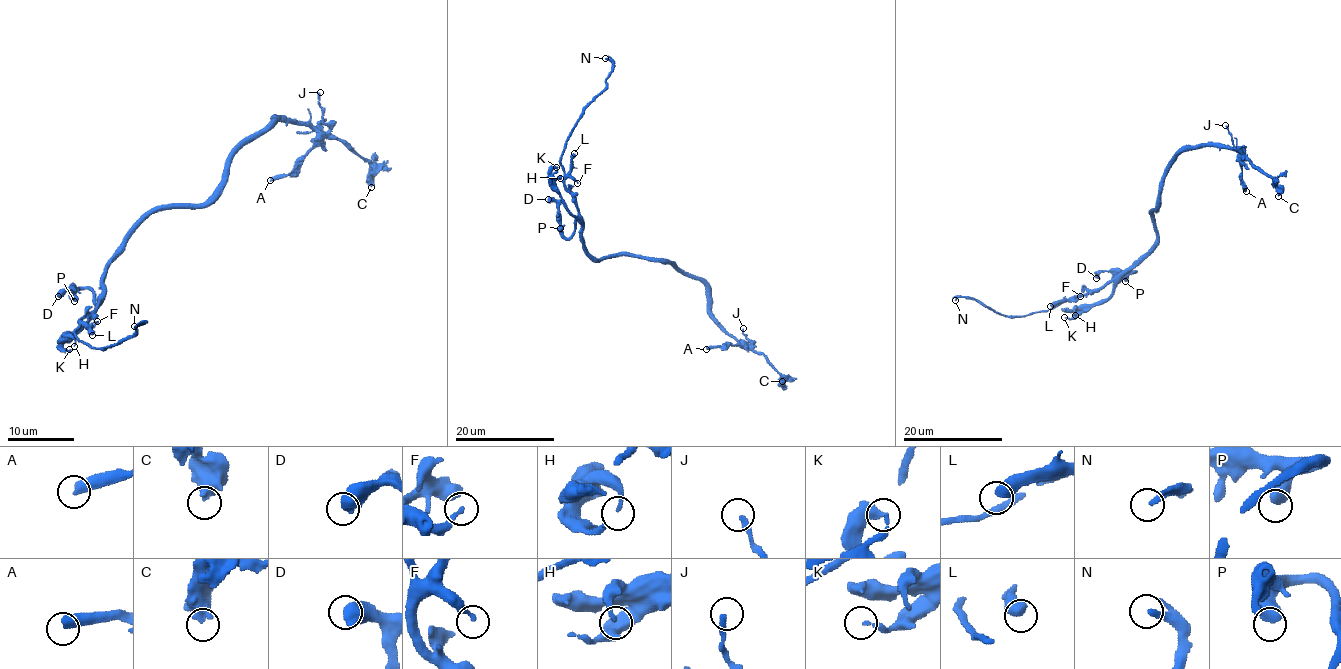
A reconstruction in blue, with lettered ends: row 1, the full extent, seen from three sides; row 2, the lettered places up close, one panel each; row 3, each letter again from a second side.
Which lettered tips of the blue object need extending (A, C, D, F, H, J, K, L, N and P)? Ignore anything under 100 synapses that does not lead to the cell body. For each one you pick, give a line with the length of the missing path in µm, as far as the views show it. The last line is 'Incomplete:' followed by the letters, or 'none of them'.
N: about 3 µm are missing
Incomplete: N

